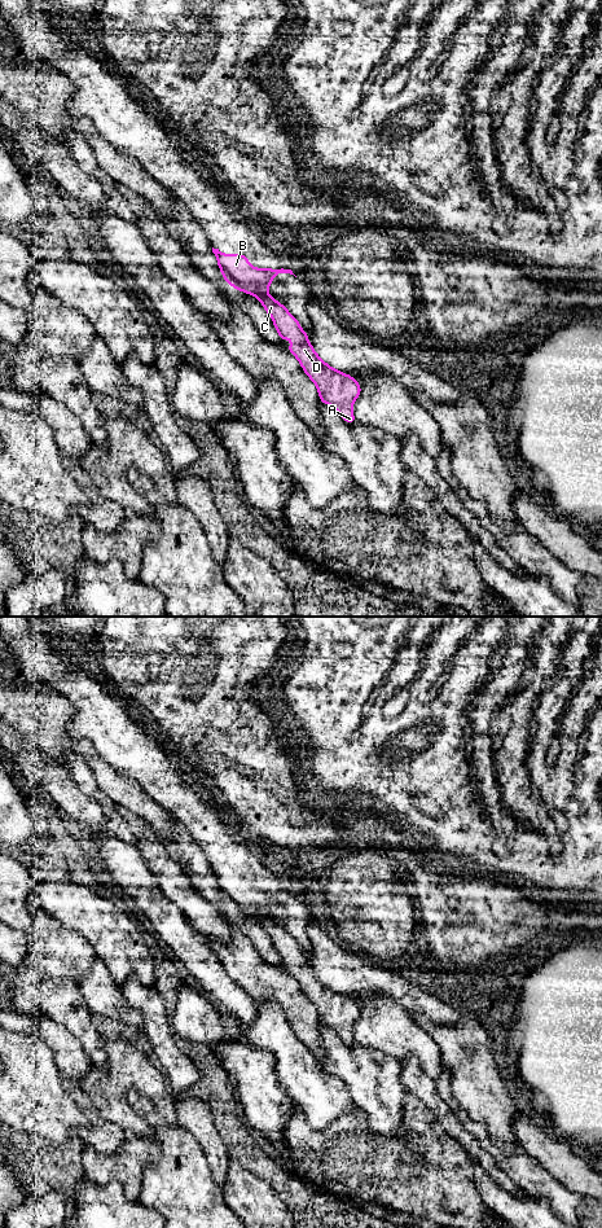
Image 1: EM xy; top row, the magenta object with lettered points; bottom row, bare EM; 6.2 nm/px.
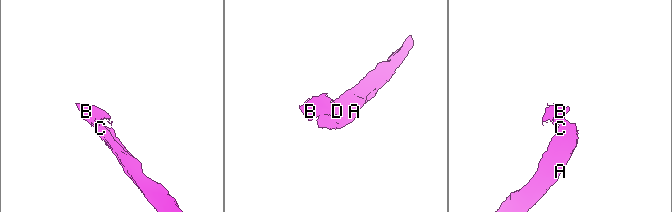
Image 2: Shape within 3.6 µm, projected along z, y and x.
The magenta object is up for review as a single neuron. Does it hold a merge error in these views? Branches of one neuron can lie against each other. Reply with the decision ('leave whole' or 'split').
split

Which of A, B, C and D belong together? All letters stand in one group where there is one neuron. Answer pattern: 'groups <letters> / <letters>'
groups A C D / B

